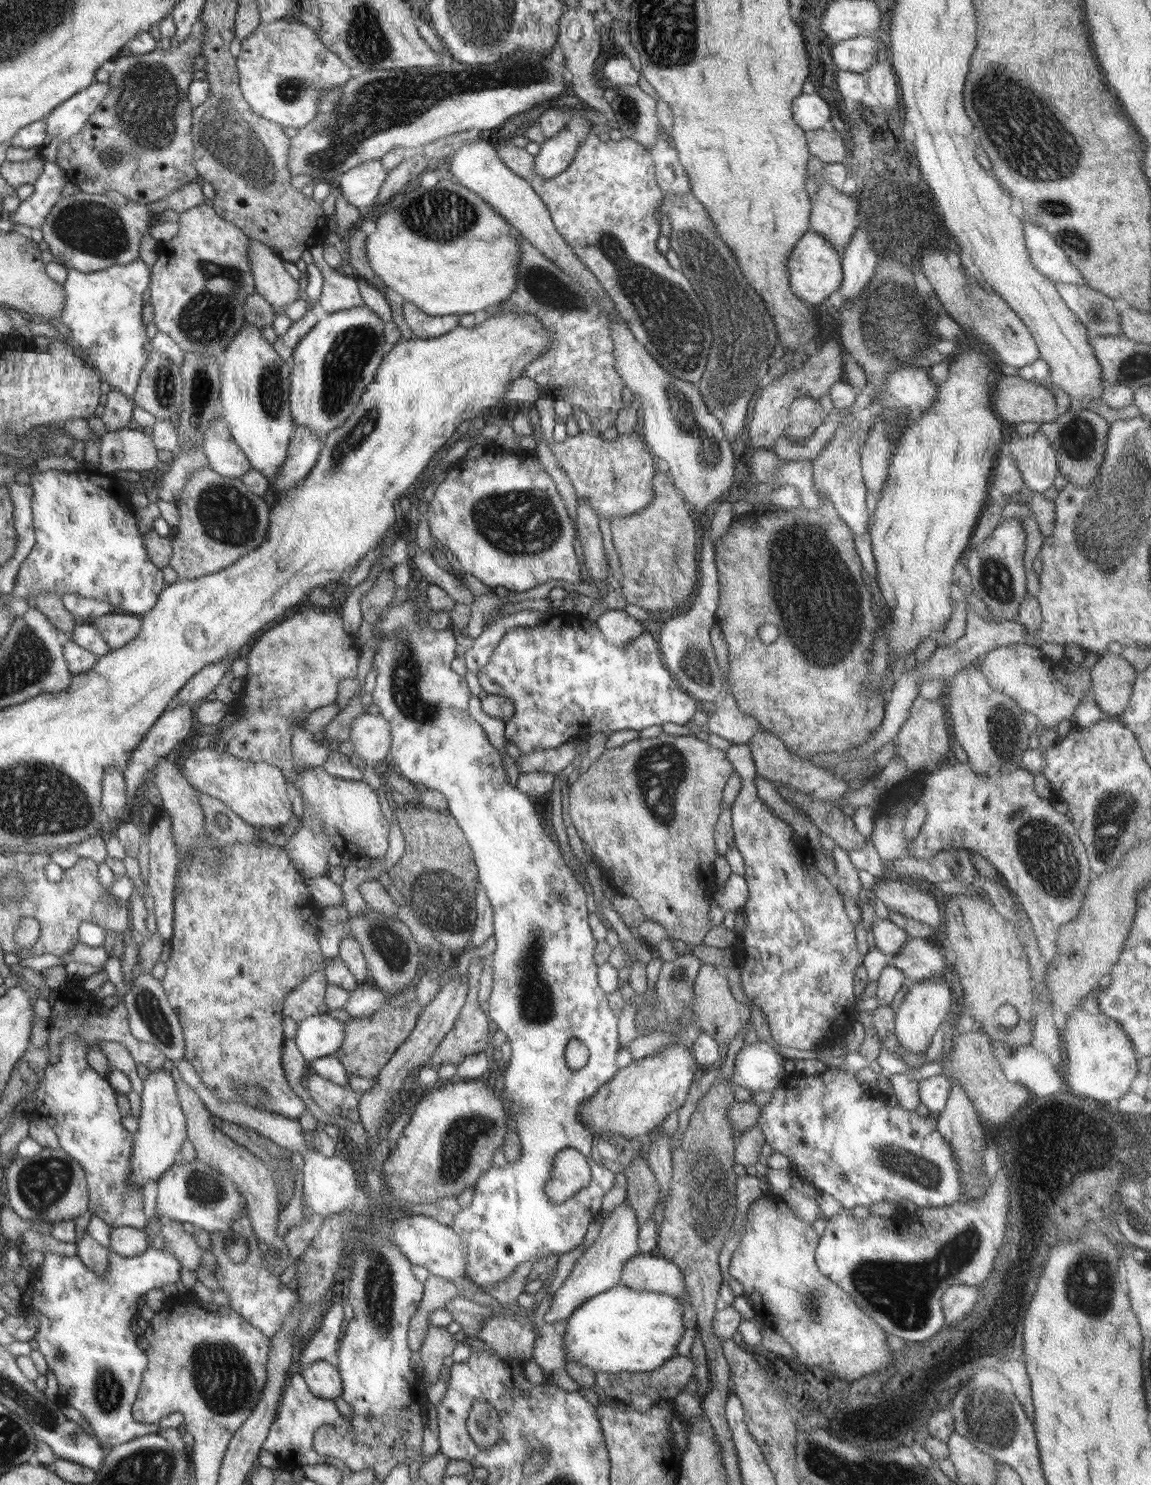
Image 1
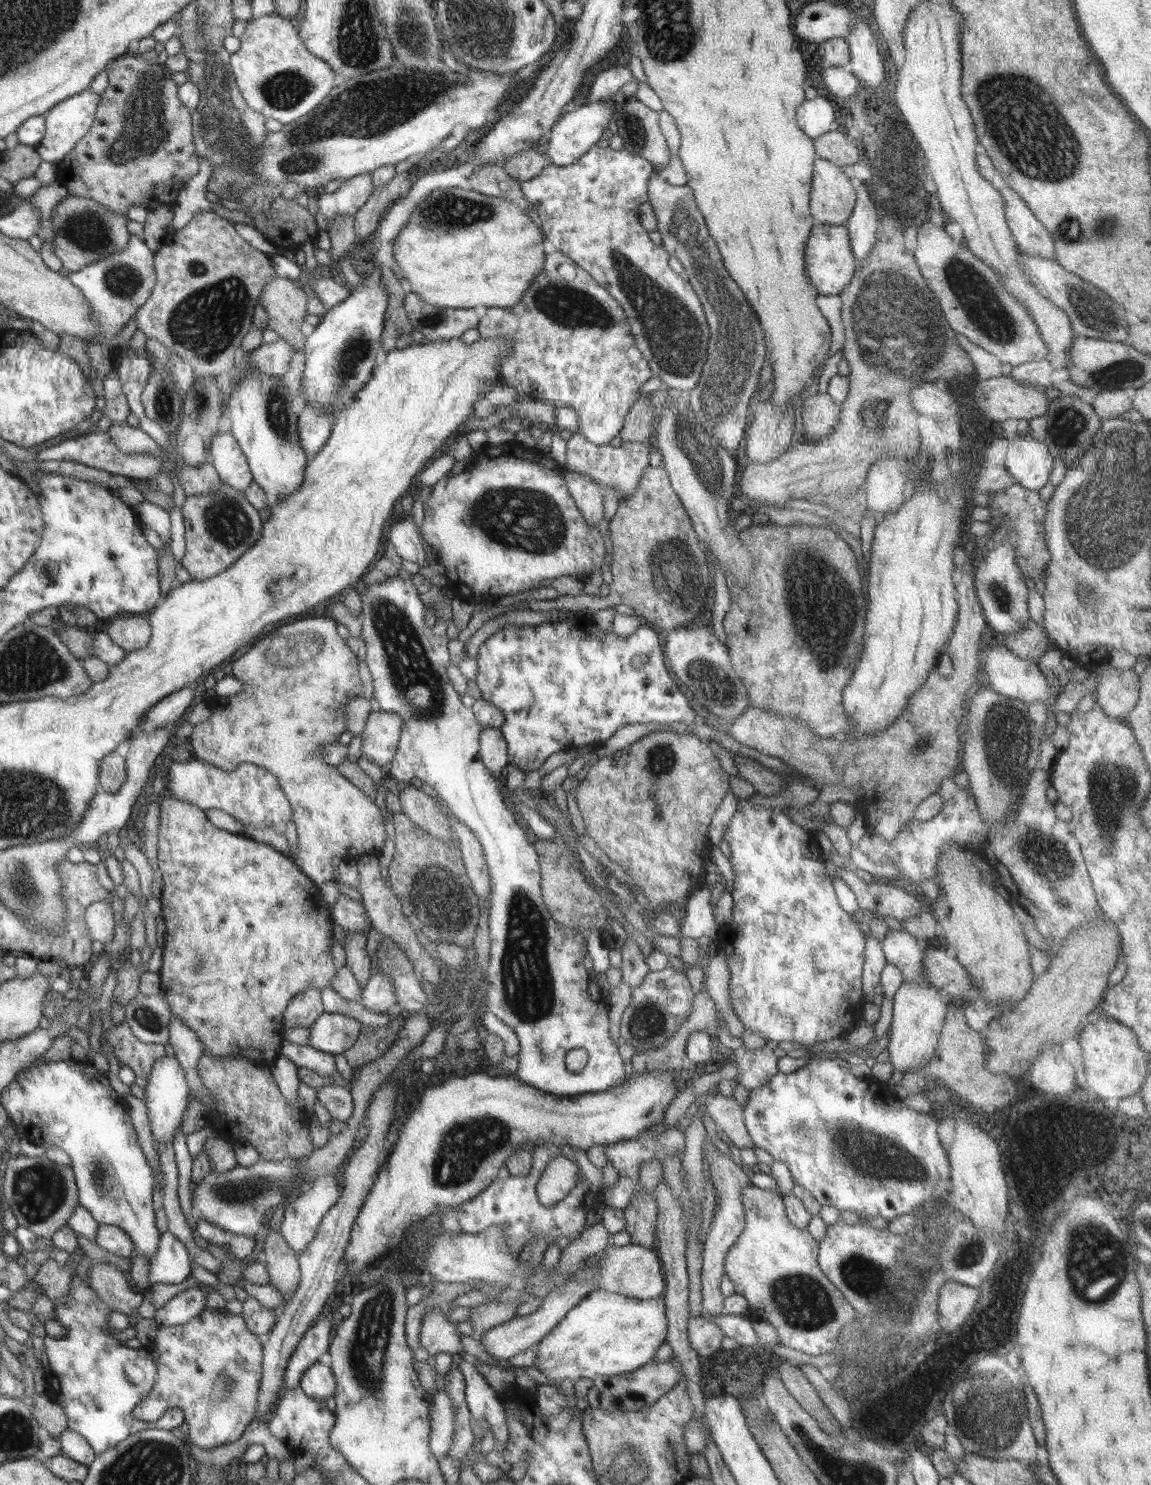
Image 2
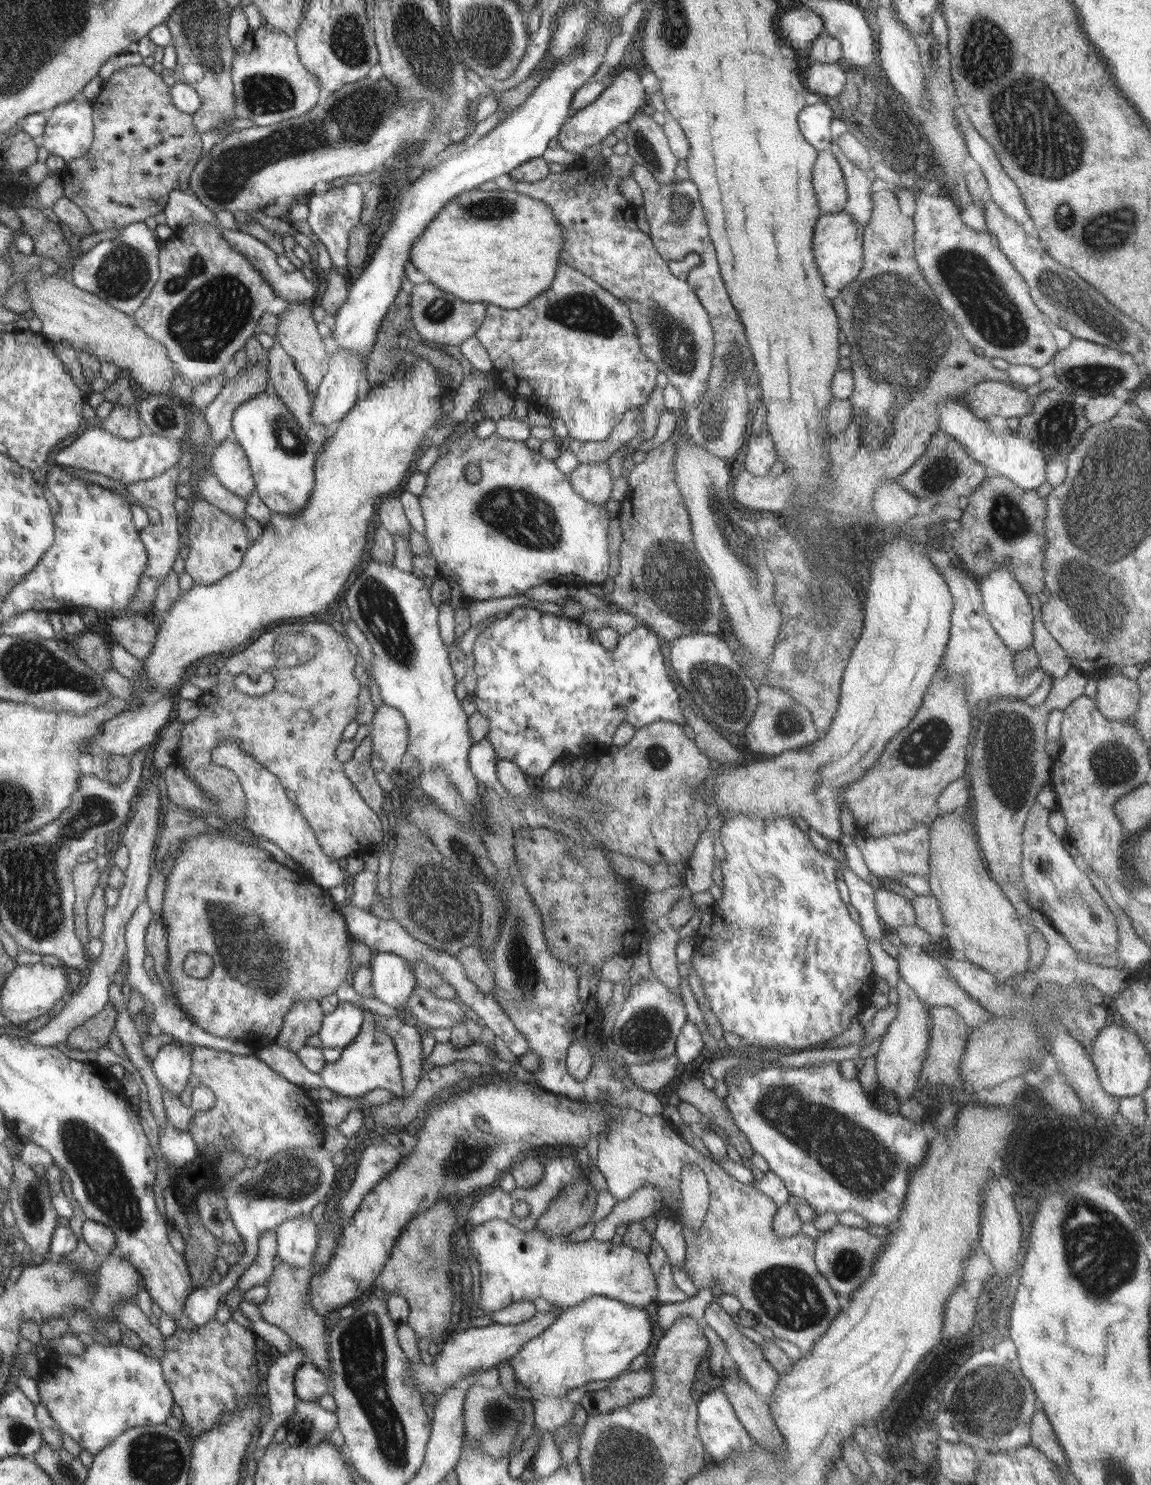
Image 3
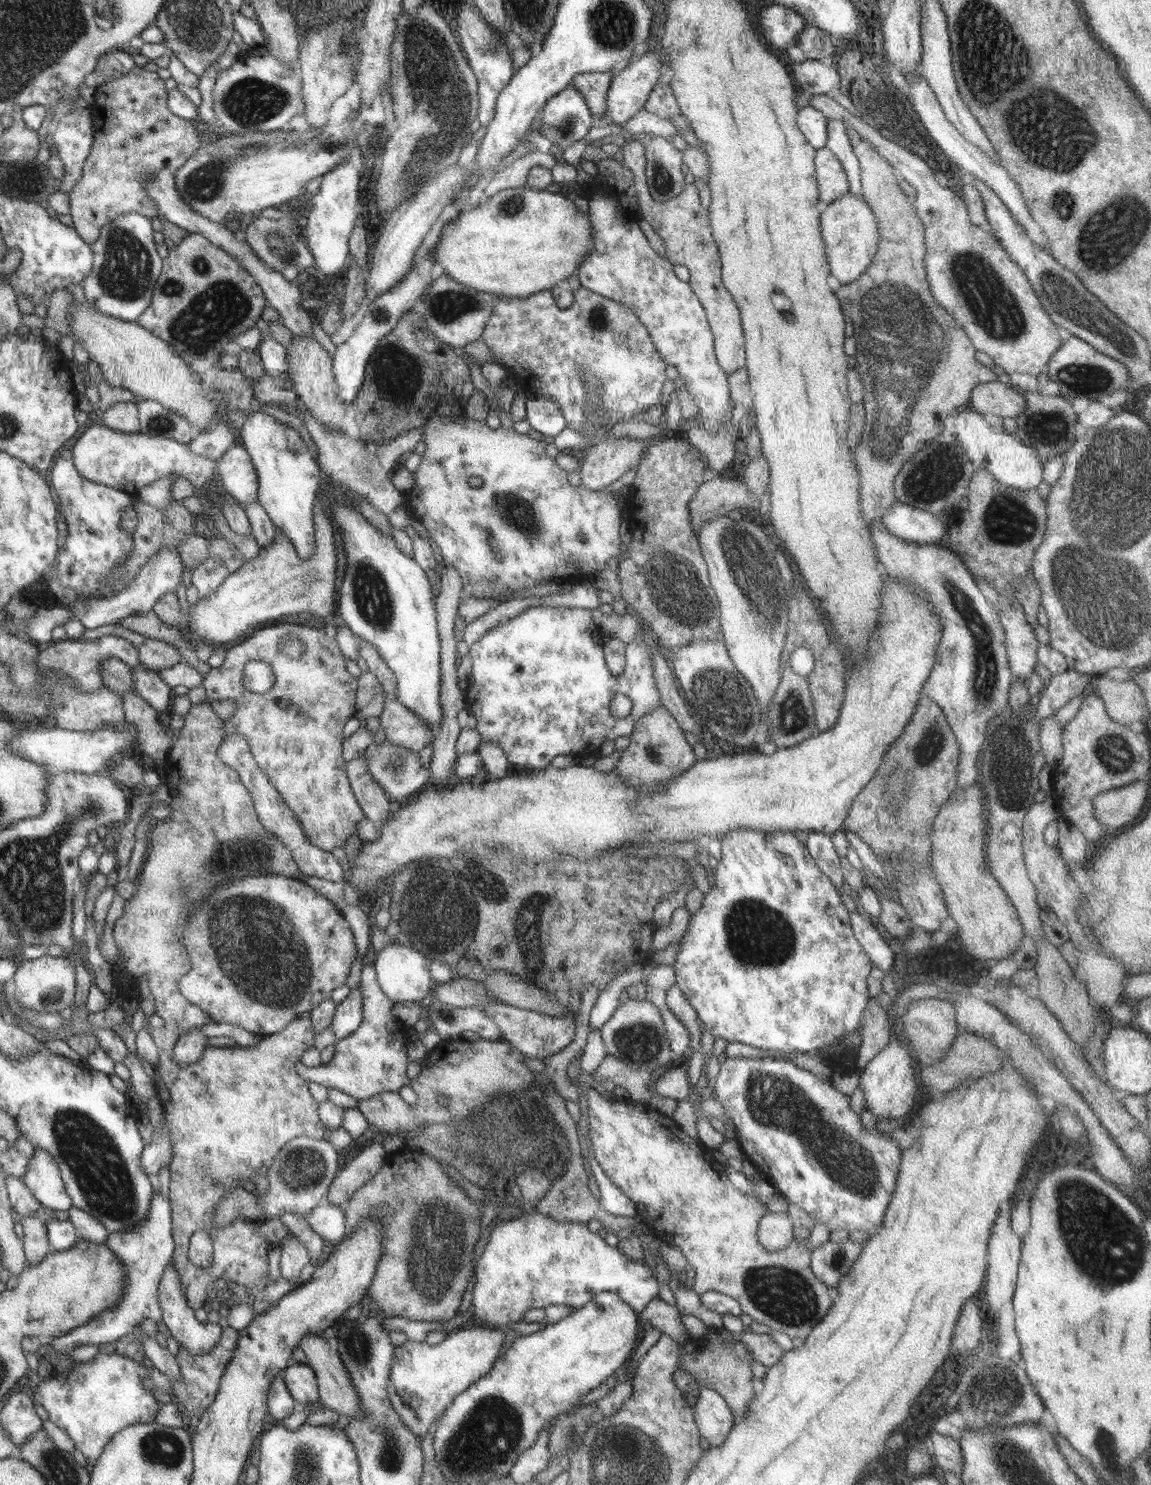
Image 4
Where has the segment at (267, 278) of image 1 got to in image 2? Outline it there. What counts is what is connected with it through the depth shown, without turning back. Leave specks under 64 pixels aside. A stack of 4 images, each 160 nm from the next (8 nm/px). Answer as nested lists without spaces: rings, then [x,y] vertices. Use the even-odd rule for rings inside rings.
[[[277,276],[262,291],[260,304],[268,313],[267,328],[271,328],[296,351],[304,350],[306,338],[302,336],[302,324],[306,312],[306,292],[300,290],[294,281]]]

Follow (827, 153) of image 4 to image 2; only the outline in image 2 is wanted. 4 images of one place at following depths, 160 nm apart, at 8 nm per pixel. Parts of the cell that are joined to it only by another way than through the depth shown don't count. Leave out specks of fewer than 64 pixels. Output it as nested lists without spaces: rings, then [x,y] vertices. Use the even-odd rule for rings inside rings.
[[[817,158],[813,166],[809,202],[810,214],[816,222],[844,225],[855,204],[855,183],[838,165]]]

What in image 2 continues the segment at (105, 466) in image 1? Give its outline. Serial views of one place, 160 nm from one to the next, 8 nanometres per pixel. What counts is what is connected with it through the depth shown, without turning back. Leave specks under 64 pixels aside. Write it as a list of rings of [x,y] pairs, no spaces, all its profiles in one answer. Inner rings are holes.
[[[127,421],[112,424],[108,434],[126,454],[161,455],[159,444],[142,429],[128,425]]]

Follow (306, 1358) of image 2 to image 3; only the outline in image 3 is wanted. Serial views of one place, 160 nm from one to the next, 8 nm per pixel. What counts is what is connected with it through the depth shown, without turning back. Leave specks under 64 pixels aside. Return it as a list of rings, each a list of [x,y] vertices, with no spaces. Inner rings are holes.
[[[294,1344],[291,1350],[281,1354],[268,1368],[268,1376],[264,1385],[270,1402],[271,1418],[262,1428],[257,1439],[257,1446],[266,1448],[273,1440],[275,1431],[294,1413],[297,1393],[294,1386],[294,1375],[298,1367],[307,1362],[303,1350]]]

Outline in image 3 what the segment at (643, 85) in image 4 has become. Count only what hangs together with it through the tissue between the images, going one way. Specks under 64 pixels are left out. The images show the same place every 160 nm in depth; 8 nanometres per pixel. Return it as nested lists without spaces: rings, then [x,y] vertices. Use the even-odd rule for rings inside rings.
[[[625,69],[616,78],[609,81],[608,88],[598,98],[582,110],[576,110],[560,130],[561,147],[572,154],[582,155],[589,146],[596,146],[608,134],[612,134],[620,124],[630,122],[635,115],[648,108],[649,96],[642,85],[640,72],[635,69]]]

